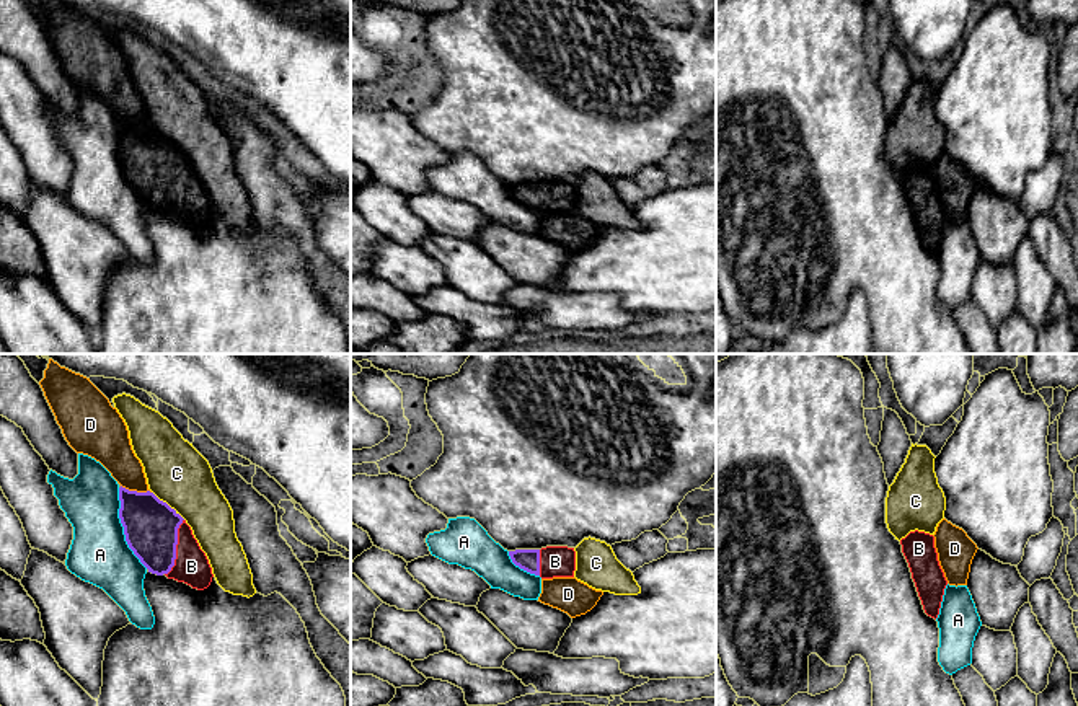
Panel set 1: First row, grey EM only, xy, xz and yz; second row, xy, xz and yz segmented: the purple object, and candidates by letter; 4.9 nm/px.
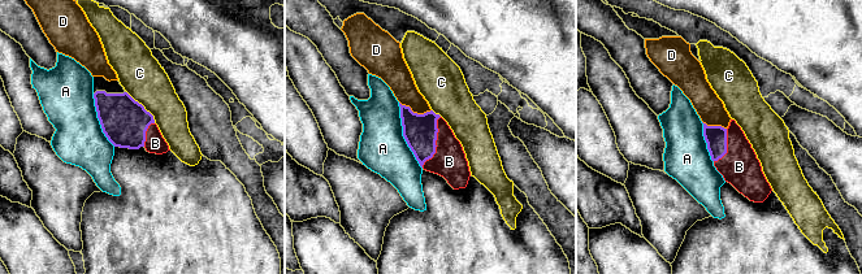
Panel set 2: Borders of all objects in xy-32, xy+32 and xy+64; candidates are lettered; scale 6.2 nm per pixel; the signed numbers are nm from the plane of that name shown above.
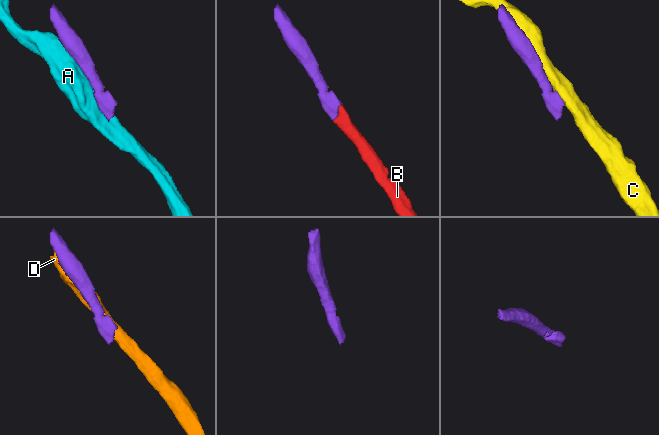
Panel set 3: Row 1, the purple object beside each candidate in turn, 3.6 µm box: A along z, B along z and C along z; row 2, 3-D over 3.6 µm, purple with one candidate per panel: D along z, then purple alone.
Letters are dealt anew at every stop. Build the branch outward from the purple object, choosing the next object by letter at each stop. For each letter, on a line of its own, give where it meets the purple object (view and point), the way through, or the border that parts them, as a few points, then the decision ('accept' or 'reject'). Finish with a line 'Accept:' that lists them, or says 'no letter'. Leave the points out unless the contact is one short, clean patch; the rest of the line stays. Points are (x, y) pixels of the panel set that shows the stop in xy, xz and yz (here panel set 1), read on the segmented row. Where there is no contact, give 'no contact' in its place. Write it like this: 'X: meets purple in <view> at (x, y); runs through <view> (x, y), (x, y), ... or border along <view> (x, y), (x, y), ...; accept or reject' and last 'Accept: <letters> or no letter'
A: meets purple in xy at (124, 529); reject
B: meets purple in xy at (175, 547); runs through xy (150, 525), (175, 547), (191, 566); accept
C: meets purple in xy at (167, 504); reject
D: meets purple in xy at (136, 491); reject
Accept: B

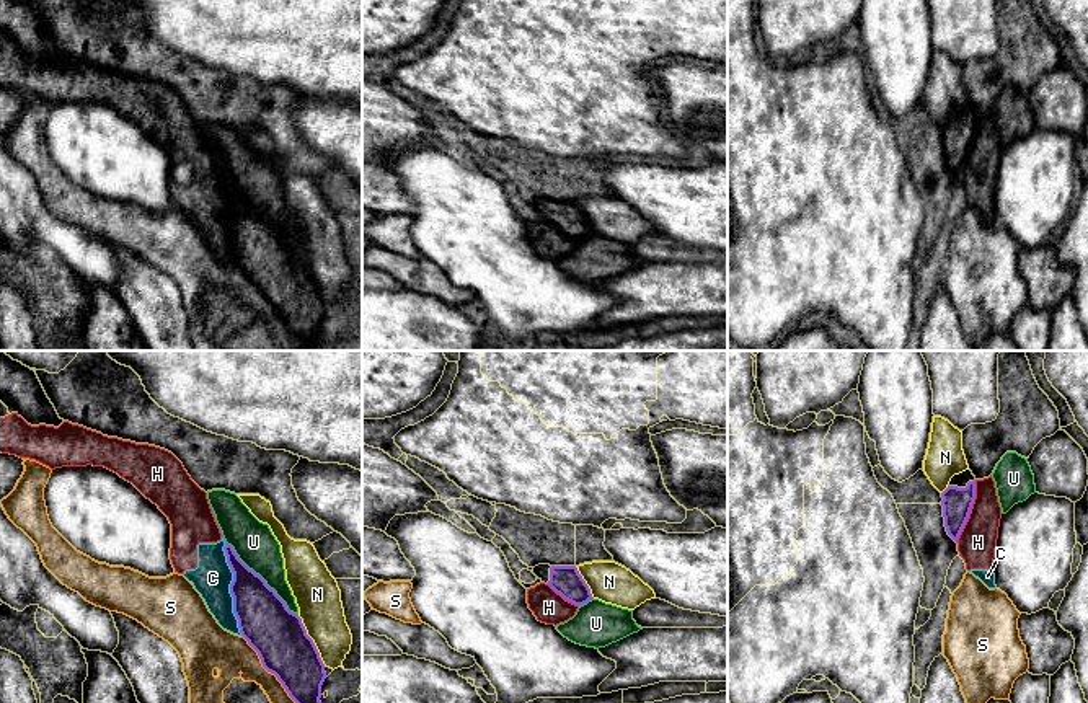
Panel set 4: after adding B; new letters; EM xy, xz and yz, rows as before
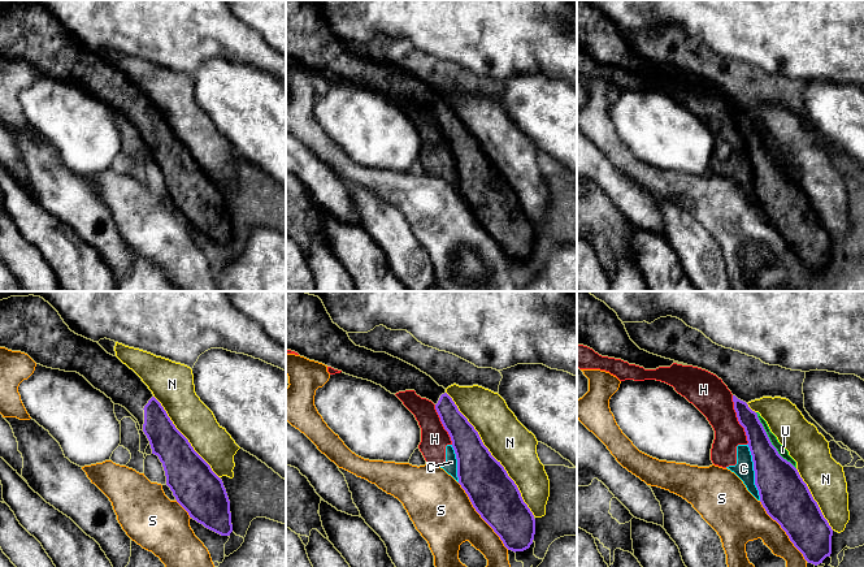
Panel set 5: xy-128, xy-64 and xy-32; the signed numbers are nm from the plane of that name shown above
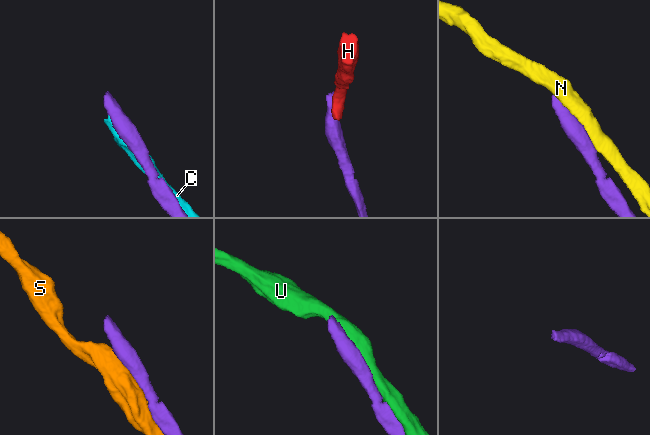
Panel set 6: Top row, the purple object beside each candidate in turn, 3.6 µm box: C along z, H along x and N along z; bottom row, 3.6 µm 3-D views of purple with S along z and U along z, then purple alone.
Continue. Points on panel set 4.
C: meets purple in xy at (230, 586); reject
H: meets purple in yz at (969, 511); border along yz (976, 480), (976, 498), (956, 542); reject
N: meets purple in xy at (312, 640); reject
S: meets purple in xy at (266, 669); reject
U: meets purple in xy at (252, 570); reject
Accept: no letter

